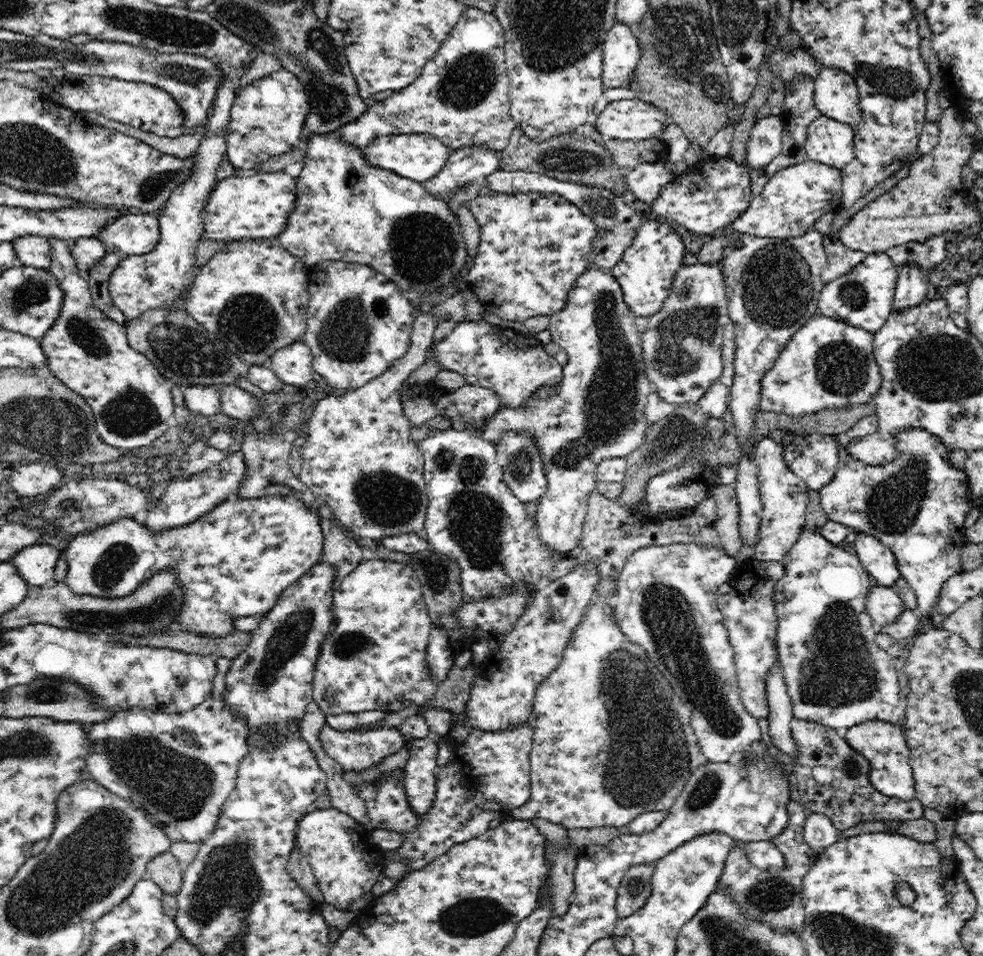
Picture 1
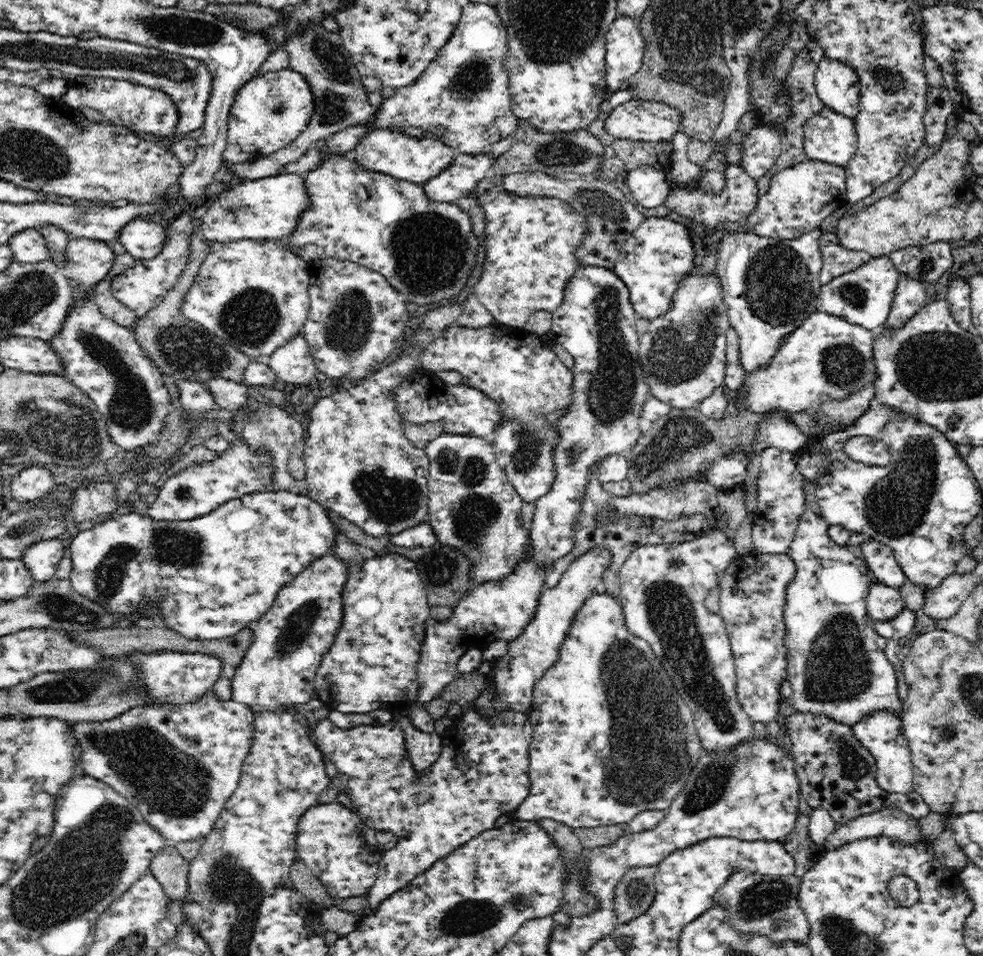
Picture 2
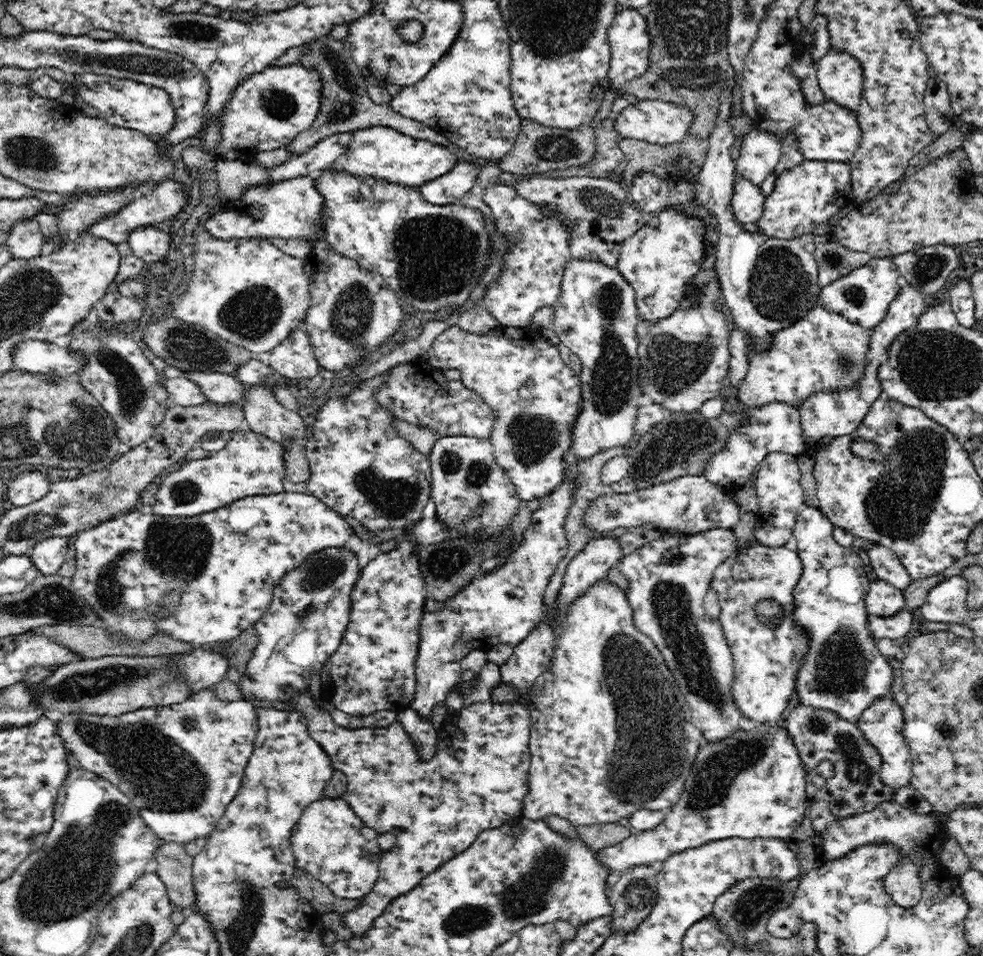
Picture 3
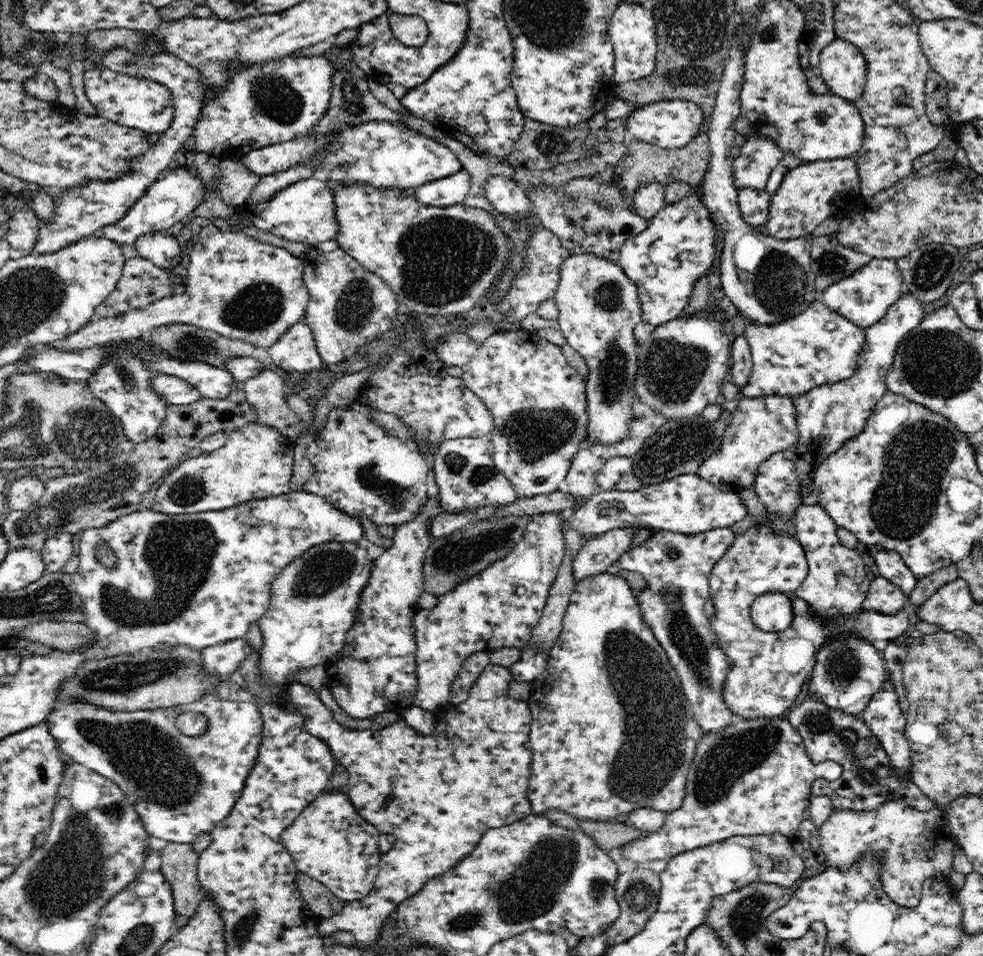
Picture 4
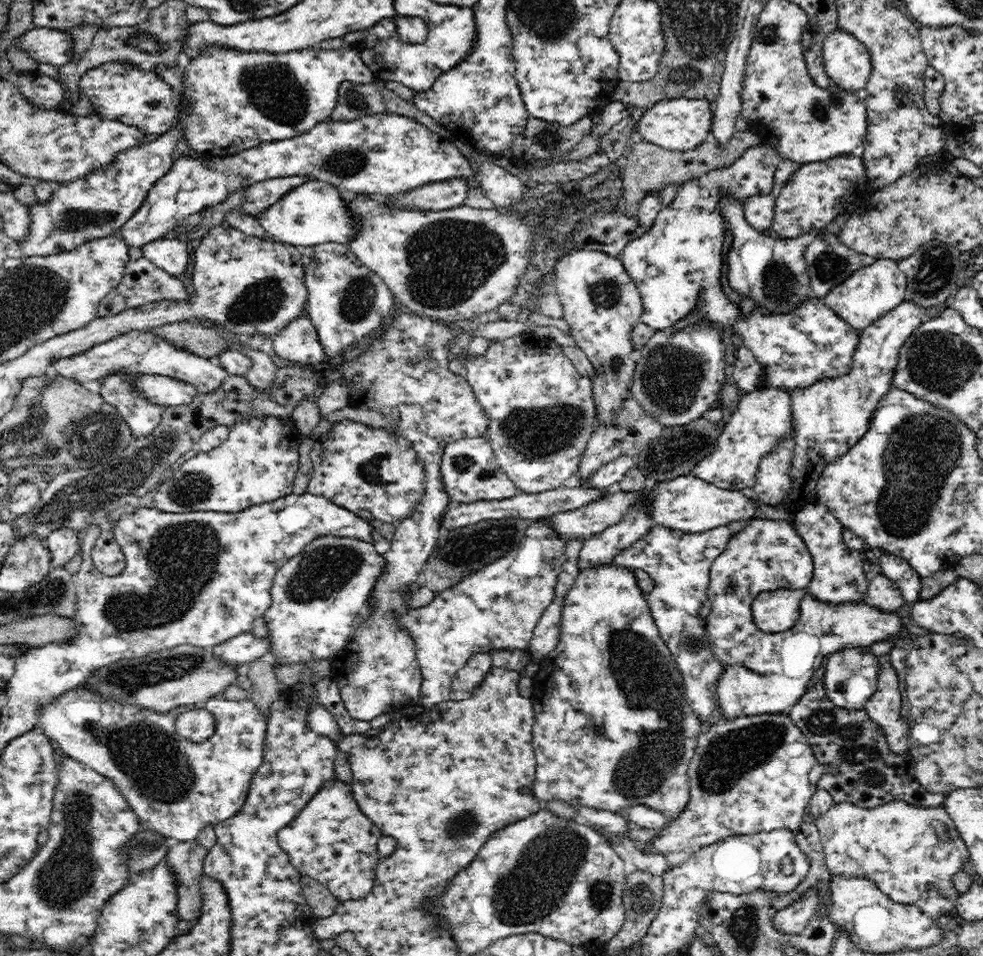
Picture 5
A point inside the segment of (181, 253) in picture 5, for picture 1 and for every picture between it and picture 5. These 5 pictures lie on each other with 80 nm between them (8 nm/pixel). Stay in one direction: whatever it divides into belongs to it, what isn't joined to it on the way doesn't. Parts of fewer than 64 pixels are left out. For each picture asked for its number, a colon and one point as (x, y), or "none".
1: (135, 233)
2: (143, 239)
3: (150, 244)
4: (164, 251)

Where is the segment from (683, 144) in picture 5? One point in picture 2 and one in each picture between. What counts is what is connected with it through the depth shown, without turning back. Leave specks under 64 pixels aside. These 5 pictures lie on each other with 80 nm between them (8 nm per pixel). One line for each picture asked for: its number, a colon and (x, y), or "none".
2: (641, 120)
3: (659, 122)
4: (670, 124)

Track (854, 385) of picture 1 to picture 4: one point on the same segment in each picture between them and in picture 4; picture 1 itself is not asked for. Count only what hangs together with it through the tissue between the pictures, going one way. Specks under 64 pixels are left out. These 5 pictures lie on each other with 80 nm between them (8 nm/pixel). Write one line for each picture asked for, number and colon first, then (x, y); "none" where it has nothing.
2: (827, 358)
3: (822, 352)
4: (818, 347)

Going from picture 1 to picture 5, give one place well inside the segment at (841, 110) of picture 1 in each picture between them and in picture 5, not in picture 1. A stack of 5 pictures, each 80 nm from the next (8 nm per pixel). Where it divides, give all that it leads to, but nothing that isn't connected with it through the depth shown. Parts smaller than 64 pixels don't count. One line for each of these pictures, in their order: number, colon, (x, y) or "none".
2: (837, 85)
3: (840, 75)
4: (843, 67)
5: (847, 59)

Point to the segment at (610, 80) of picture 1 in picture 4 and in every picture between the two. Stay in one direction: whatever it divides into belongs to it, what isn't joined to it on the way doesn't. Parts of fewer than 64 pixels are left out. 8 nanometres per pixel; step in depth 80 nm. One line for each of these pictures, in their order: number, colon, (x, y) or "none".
2: (625, 46)
3: (630, 41)
4: (632, 32)

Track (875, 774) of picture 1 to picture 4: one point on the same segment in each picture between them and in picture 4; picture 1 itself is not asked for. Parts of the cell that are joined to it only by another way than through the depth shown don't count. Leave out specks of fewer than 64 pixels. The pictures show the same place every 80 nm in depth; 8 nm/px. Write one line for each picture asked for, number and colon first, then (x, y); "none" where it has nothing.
2: (880, 732)
3: (882, 722)
4: (882, 714)

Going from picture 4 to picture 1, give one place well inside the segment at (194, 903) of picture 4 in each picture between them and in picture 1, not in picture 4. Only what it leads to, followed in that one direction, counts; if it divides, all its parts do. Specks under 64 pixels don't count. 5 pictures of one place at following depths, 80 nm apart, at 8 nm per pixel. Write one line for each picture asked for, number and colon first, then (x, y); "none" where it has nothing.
1: (167, 871)
2: (169, 868)
3: (175, 865)

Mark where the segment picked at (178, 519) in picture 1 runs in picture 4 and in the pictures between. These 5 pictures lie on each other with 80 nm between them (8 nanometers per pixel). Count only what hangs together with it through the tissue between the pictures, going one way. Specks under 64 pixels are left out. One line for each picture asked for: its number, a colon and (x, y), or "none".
2: (240, 470)
3: (250, 464)
4: (256, 463)

